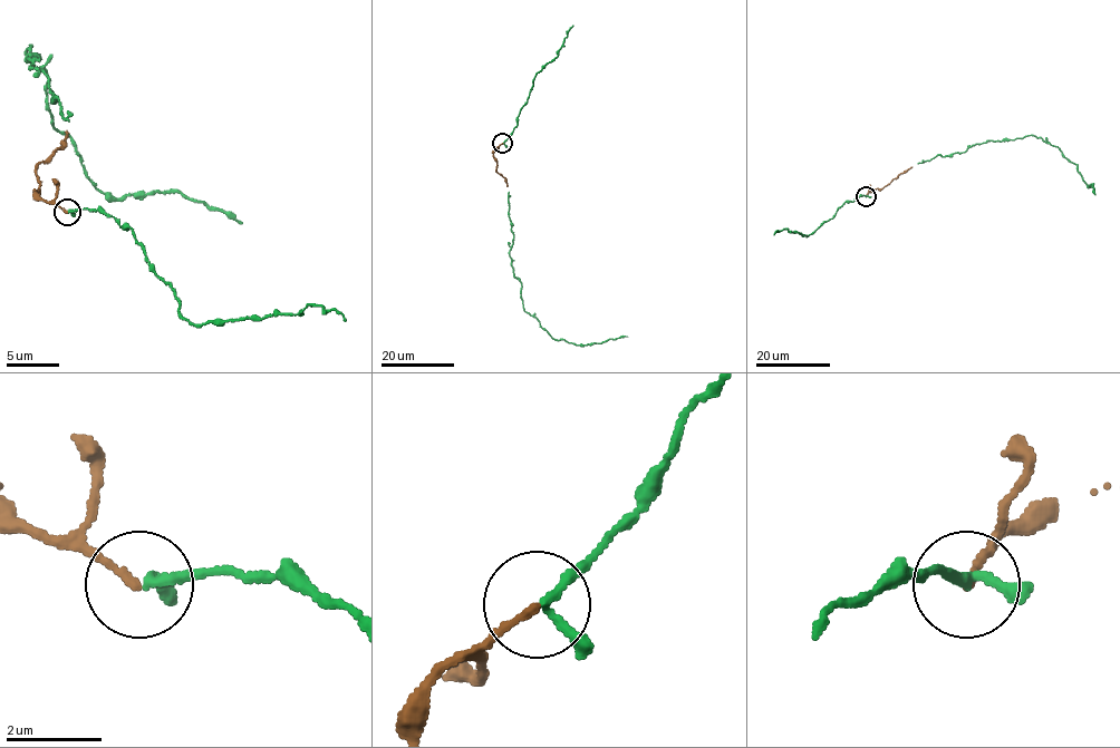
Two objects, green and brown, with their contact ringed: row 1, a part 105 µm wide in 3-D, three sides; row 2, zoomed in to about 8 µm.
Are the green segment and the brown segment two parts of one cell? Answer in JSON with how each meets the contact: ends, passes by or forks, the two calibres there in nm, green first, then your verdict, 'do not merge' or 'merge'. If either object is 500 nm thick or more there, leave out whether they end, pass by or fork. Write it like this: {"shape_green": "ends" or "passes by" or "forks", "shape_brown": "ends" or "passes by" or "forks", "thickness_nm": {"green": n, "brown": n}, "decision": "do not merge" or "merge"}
{"shape_green": "passes by", "shape_brown": "ends", "thickness_nm": {"green": 170, "brown": 160}, "decision": "merge"}

